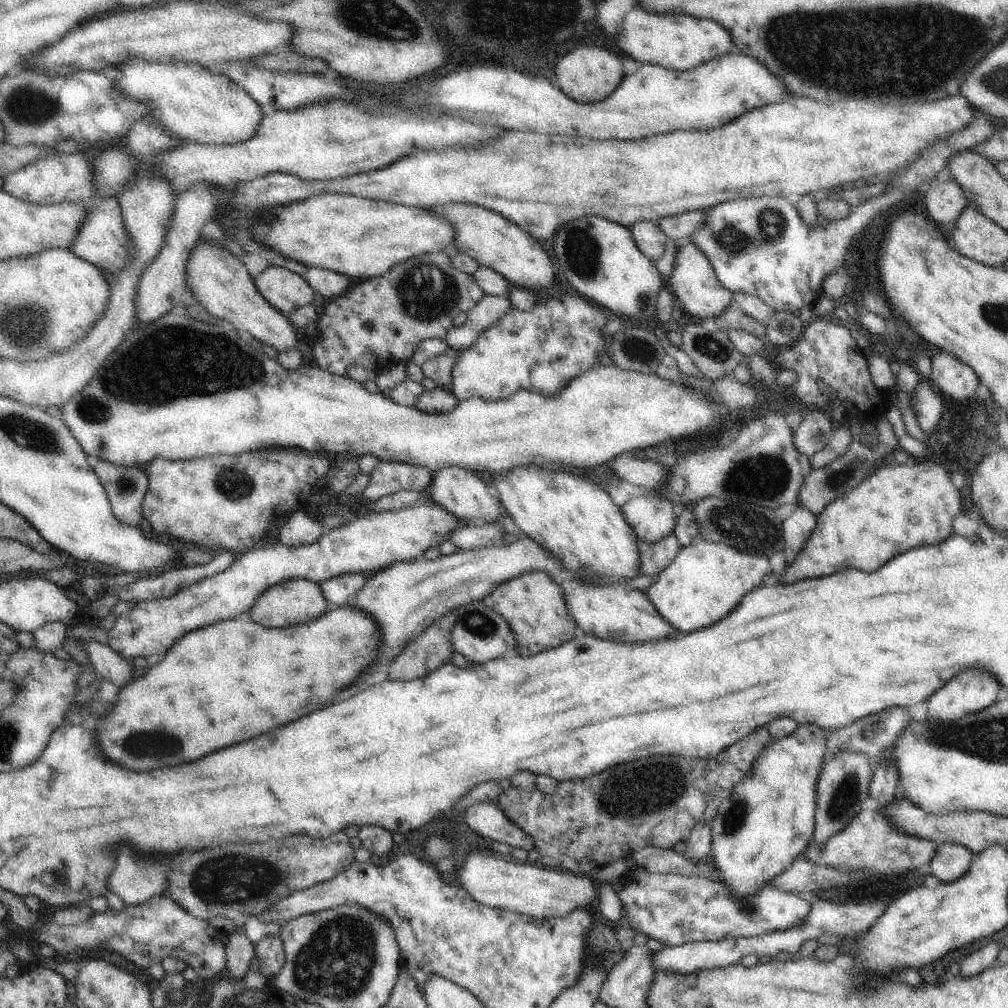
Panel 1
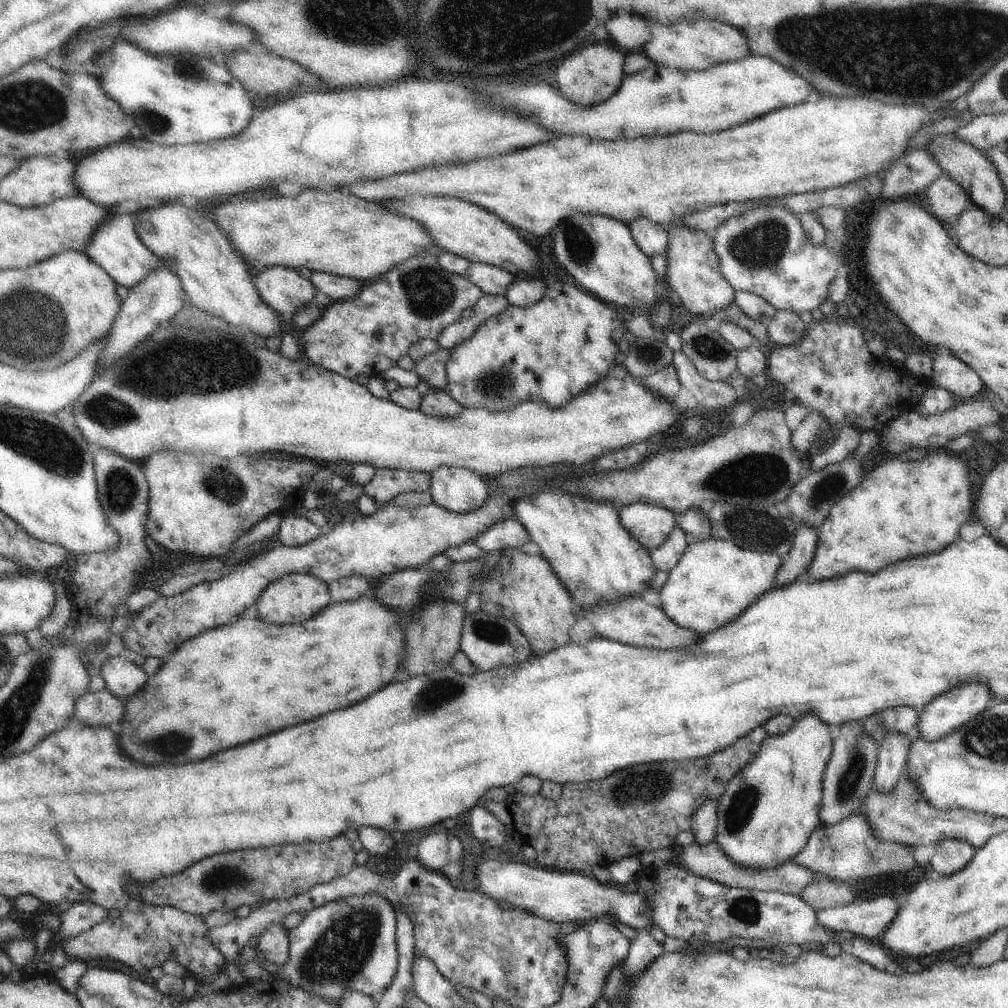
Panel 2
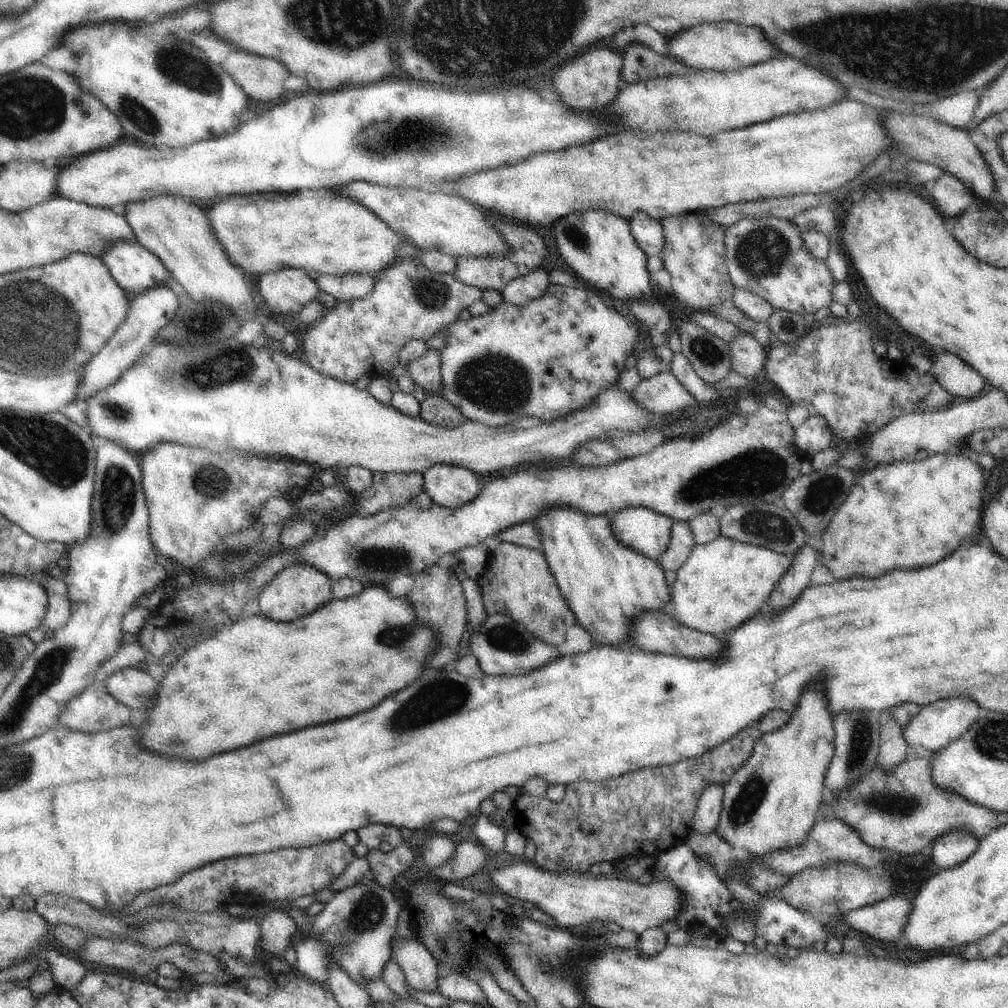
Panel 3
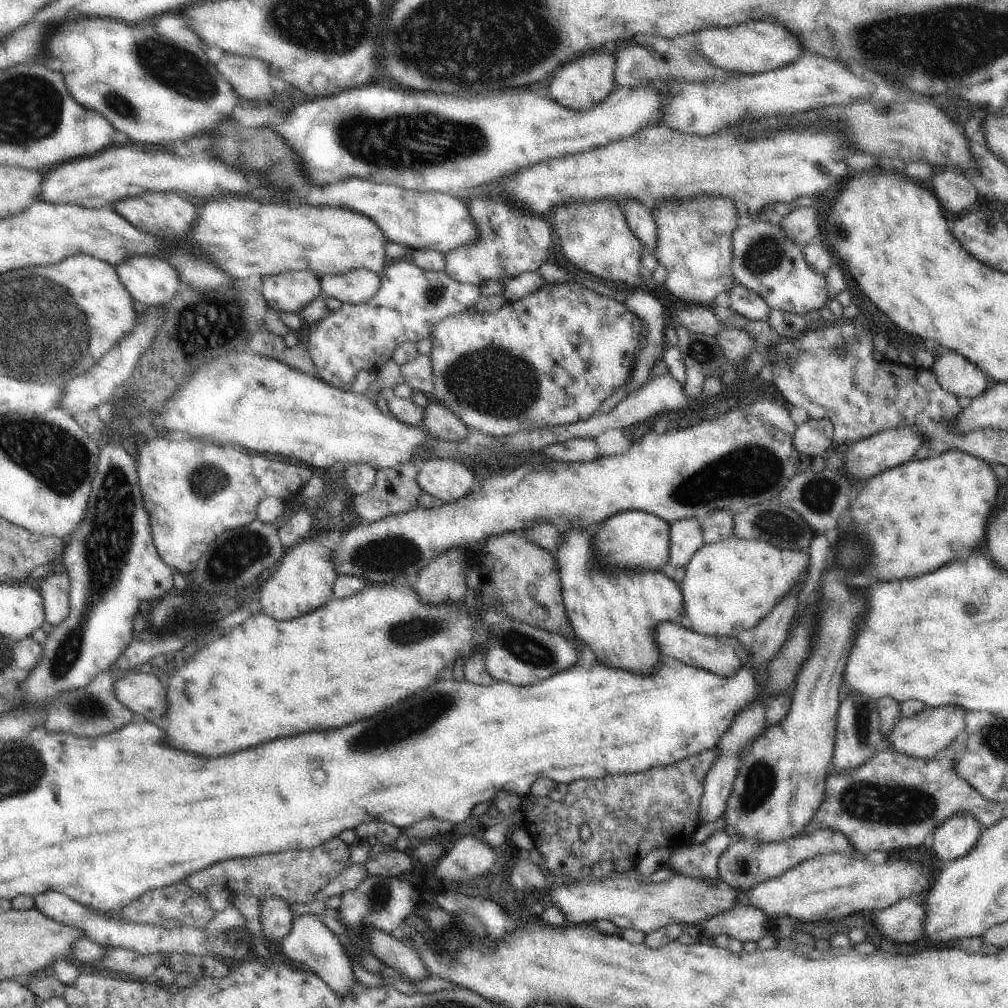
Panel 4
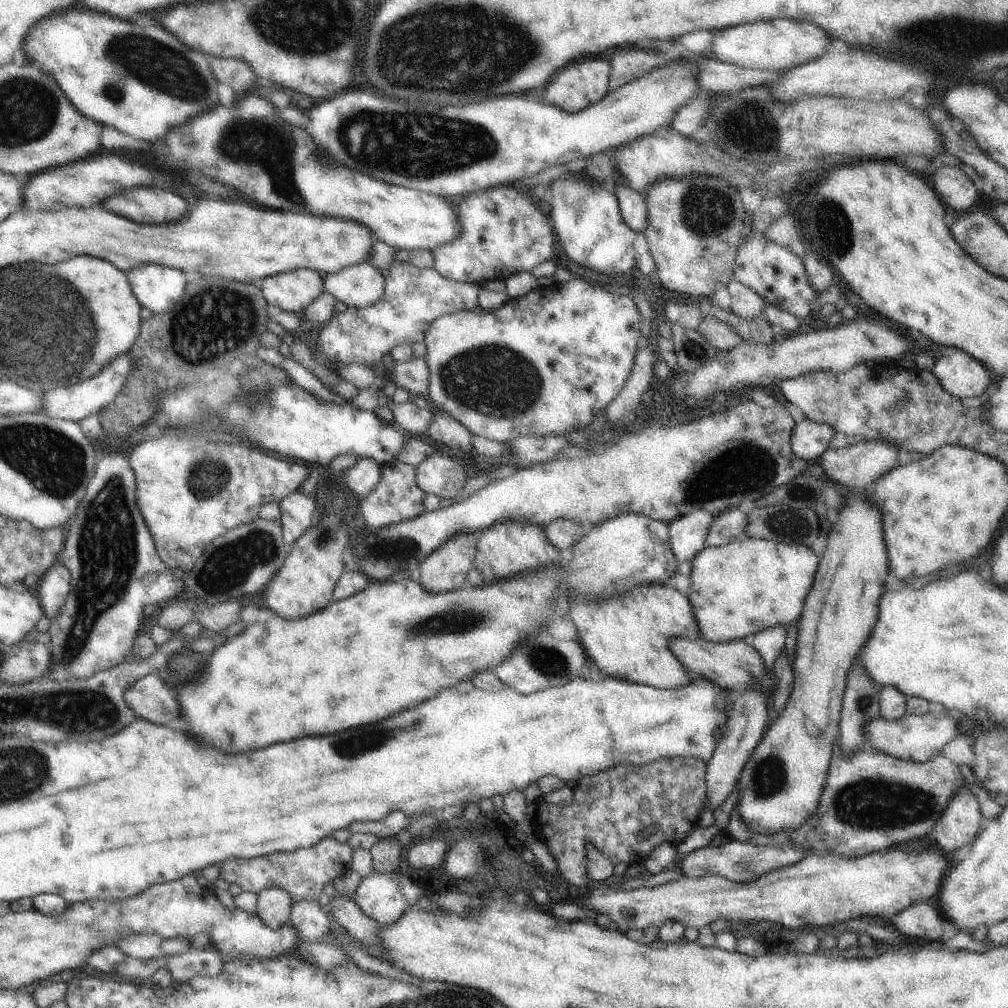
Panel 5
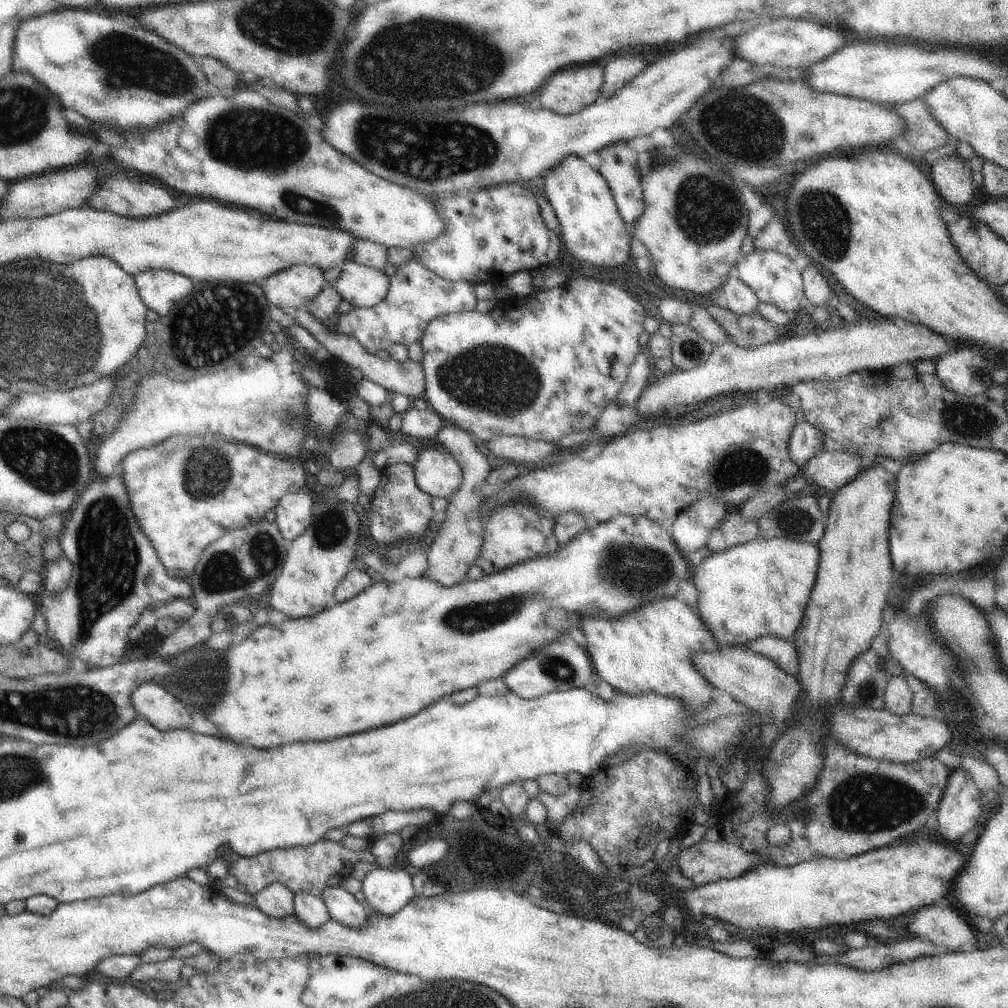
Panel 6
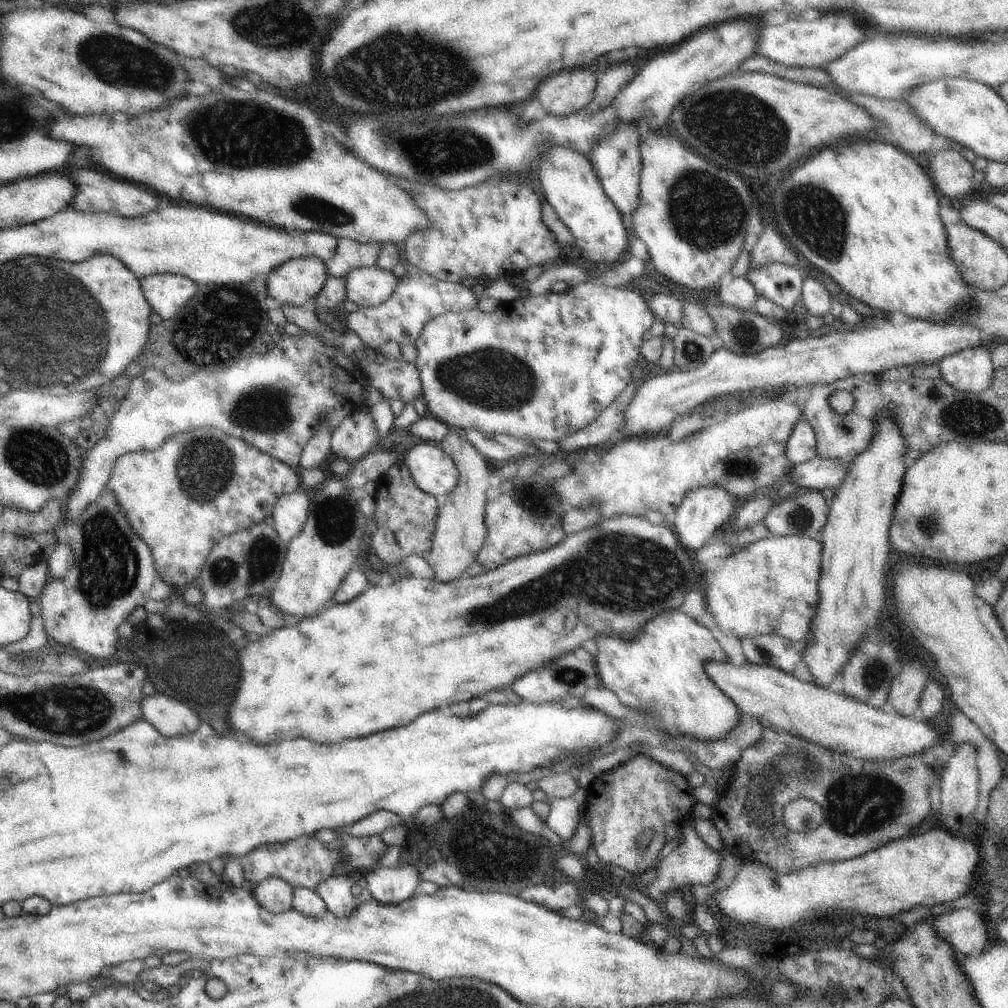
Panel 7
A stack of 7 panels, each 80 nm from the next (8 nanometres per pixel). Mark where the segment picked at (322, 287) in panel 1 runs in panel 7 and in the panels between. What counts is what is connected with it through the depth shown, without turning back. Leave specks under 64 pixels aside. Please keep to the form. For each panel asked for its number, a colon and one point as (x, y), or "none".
2: (338, 288)
3: (348, 287)
4: (359, 286)
5: (361, 285)
6: (362, 286)
7: (366, 286)

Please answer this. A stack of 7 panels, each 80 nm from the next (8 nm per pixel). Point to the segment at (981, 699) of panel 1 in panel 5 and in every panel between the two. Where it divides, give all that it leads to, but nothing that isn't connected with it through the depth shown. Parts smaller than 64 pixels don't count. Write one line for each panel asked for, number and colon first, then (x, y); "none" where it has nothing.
2: (949, 711)
3: (938, 724)
4: (924, 735)
5: (919, 738)

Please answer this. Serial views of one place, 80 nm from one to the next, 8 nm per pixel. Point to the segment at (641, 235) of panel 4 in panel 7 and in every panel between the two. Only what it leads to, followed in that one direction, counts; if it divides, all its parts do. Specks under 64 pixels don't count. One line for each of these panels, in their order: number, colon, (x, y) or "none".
5: (633, 208)
6: (619, 168)
7: (616, 160)

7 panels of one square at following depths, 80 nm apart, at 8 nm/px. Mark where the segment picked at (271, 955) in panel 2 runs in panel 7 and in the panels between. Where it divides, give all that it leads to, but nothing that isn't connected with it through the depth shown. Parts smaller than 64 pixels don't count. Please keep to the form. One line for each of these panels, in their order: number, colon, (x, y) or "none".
3: (276, 927)
4: (276, 917)
5: (274, 906)
6: (276, 901)
7: (275, 894)

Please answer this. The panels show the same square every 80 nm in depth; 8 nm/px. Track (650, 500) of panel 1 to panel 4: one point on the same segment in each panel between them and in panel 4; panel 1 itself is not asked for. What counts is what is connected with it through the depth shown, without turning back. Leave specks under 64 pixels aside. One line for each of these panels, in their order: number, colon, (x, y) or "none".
2: (651, 525)
3: (644, 530)
4: (633, 540)

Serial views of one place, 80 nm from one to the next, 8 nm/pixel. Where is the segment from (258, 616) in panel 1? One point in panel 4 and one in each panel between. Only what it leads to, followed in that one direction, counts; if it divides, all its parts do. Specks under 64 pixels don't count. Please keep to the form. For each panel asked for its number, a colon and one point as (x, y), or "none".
2: (297, 598)
3: (297, 591)
4: (303, 582)

